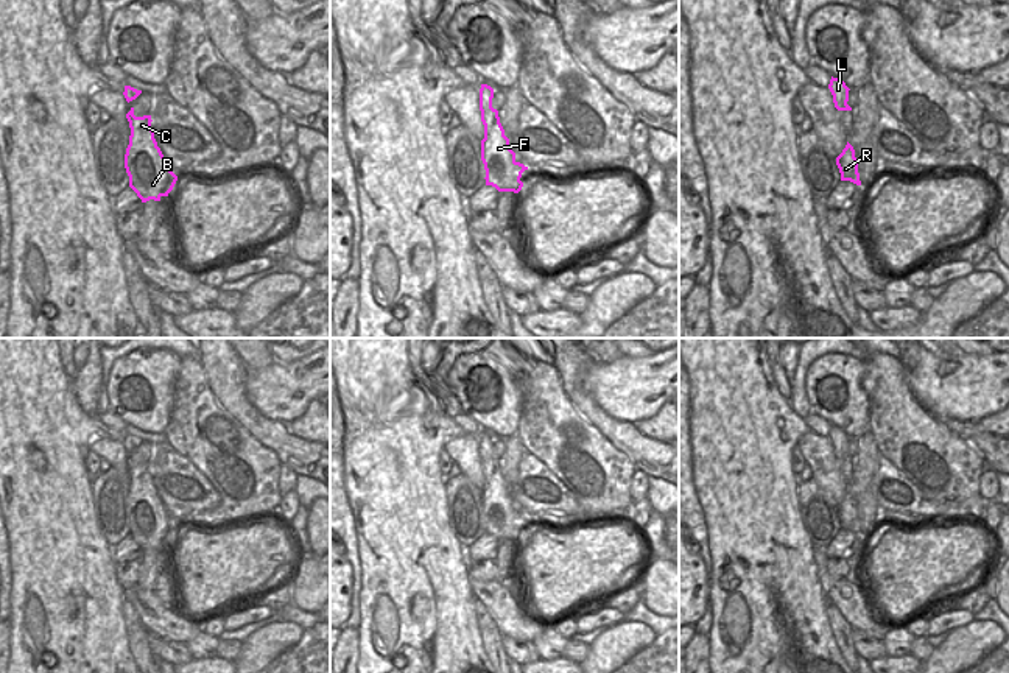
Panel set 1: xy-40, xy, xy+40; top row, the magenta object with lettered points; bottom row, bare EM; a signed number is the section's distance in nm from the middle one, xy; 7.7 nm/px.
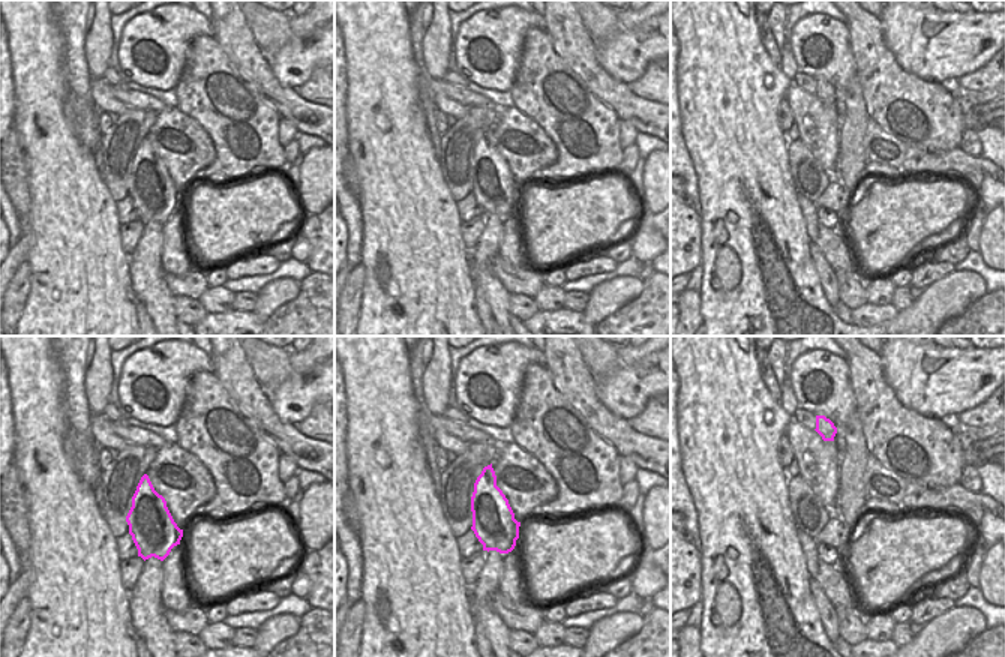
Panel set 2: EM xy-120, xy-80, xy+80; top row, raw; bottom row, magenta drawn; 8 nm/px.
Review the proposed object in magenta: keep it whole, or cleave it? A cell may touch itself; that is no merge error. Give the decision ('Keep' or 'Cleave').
Keep

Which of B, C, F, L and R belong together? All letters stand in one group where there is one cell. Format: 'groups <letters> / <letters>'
groups B C F L R

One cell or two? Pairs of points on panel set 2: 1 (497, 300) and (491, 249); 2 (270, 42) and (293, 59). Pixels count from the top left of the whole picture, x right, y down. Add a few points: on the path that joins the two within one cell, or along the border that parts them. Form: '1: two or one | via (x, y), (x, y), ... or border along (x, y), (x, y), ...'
1: one | via (491, 288), (485, 282), (485, 261)
2: two | border along (291, 35), (273, 56), (267, 57)

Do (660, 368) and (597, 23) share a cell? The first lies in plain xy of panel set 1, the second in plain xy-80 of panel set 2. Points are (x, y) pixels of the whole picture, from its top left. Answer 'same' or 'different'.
different

